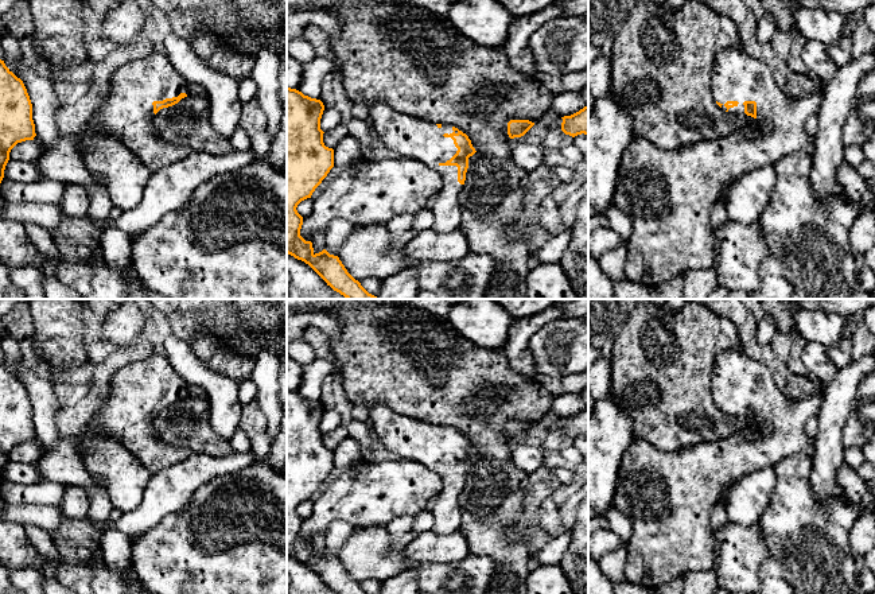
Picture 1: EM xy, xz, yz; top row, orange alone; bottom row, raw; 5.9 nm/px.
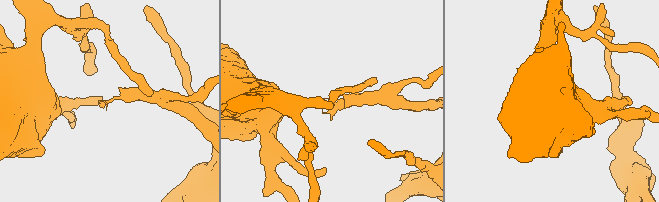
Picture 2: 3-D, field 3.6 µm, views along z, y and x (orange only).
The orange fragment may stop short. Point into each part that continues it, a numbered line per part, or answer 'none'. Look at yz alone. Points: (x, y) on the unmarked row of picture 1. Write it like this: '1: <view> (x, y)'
1: yz (668, 496)

